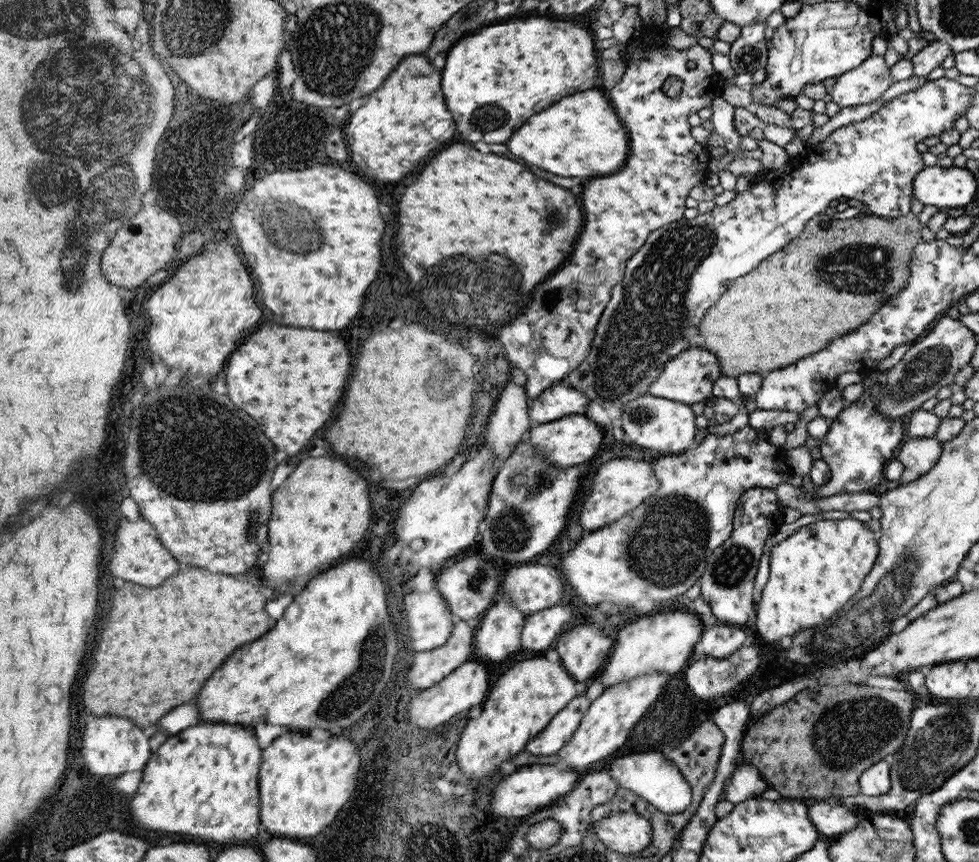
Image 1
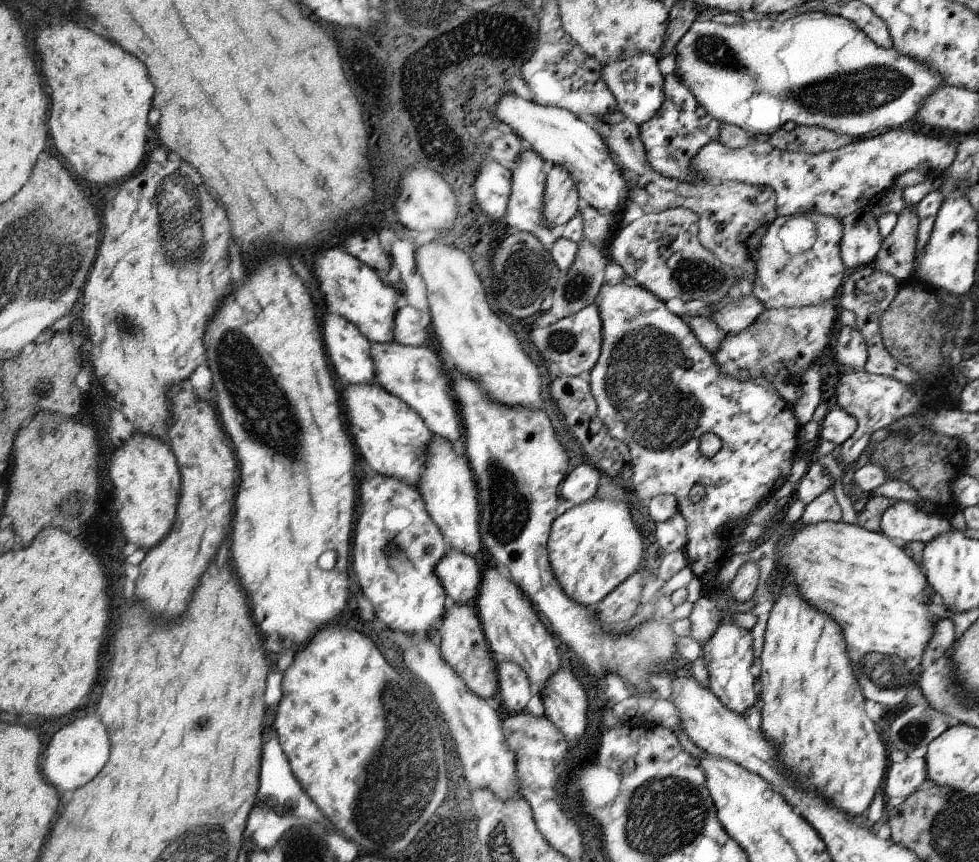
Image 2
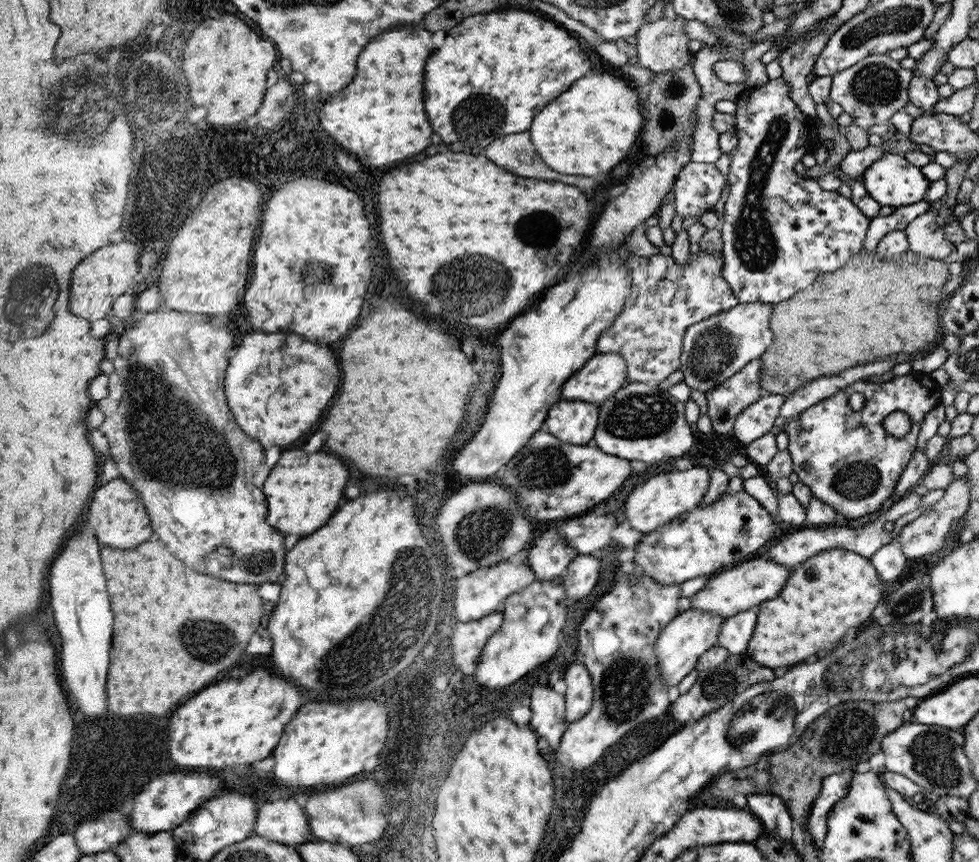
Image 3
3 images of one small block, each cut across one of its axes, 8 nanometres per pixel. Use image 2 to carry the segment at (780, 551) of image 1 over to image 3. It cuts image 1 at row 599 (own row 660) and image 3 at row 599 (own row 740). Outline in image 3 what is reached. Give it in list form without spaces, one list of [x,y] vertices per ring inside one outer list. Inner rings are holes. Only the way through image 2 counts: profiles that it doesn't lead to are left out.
[[[831,548],[795,566],[781,594],[759,604],[757,636],[753,632],[753,644],[747,646],[751,660],[765,668],[793,666],[867,620],[881,600],[877,574],[867,560],[855,552]]]

